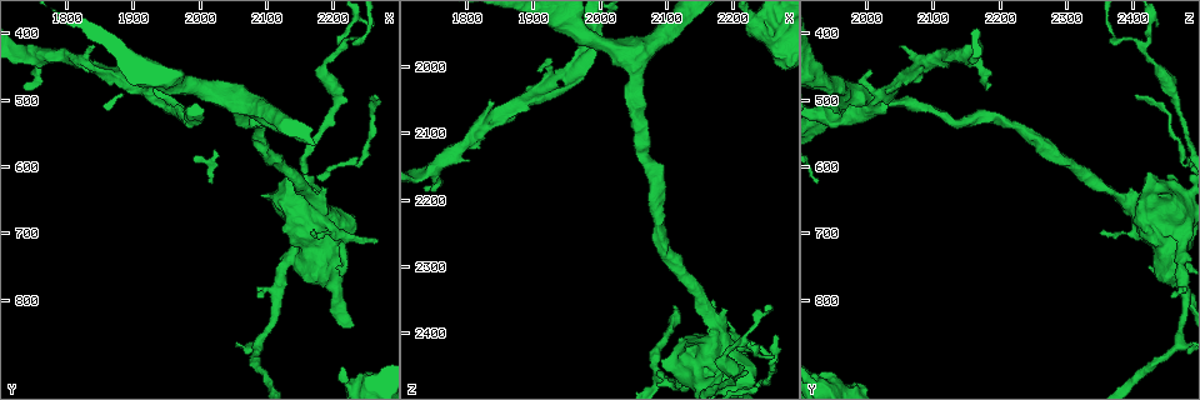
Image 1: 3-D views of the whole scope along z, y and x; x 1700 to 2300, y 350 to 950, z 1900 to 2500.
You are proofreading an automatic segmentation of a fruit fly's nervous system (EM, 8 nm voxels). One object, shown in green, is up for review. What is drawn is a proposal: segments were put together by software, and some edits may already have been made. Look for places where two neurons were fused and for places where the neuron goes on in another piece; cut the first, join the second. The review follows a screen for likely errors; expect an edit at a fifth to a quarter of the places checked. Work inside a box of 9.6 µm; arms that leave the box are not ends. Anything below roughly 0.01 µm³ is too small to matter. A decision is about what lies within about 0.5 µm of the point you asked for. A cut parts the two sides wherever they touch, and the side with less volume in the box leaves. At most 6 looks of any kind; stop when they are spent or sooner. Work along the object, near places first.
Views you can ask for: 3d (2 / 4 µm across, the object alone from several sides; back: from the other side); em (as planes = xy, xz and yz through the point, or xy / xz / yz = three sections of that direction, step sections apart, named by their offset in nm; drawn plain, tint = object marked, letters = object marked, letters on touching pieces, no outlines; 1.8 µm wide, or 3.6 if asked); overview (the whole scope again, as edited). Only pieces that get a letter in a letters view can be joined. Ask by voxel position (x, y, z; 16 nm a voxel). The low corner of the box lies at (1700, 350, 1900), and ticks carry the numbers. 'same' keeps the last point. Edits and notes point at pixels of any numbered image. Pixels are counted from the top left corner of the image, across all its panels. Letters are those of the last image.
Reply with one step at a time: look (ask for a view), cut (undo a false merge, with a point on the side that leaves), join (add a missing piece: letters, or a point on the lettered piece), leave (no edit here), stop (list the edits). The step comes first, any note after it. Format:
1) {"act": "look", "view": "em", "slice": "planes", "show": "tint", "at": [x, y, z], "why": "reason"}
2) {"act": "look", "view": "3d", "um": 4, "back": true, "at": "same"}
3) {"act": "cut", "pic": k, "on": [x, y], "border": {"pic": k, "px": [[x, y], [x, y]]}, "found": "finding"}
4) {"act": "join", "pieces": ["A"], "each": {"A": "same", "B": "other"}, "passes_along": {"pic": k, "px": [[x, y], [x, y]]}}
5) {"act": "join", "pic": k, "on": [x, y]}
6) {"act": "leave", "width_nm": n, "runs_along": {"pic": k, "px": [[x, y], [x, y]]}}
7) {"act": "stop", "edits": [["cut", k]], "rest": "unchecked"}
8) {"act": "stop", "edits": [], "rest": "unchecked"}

{"act": "look", "view": "em", "slice": "planes", "show": "letters", "at": [1900, 470, 2045], "why": "two arms in line, one across"}

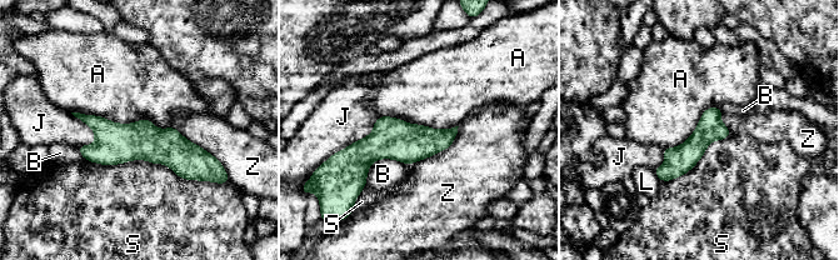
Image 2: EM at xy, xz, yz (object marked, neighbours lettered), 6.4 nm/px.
{"act": "leave", "longest_contact_nm": ["S", 800], "each": {"A": "other", "B": "other", "J": "other", "L": "other", "S": "other", "Z": "other"}, "runs_along": {"pic": 2, "px": [[81, 116], [203, 169]]}, "found": "all the same neuron"}

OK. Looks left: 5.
{"act": "look", "view": "3d", "um": 4, "at": [1740, 485, 2180], "why": "an open end"}

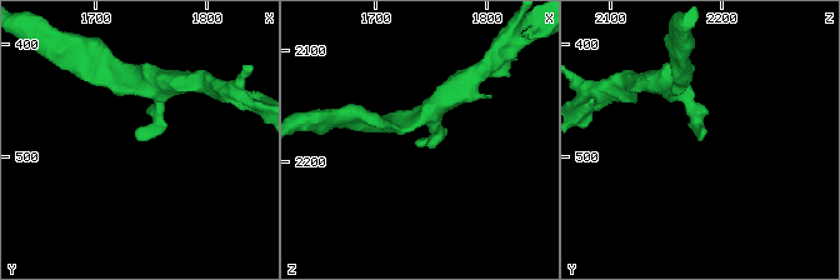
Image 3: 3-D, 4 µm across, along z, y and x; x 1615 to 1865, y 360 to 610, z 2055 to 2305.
{"act": "look", "view": "em", "slice": "planes", "show": "letters", "at": [1738, 482, 2182], "why": "shape alone is not enough"}

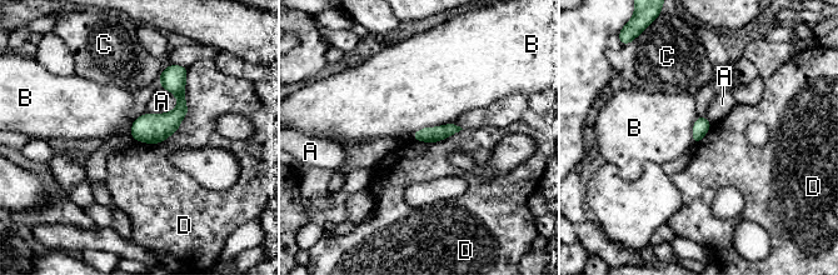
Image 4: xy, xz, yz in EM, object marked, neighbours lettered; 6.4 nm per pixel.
{"act": "leave", "each": {"A": "other", "B": "other", "C": "other", "D": "other"}, "runs_along": {"pic": 4, "px": [[178, 73], [180, 109], [136, 136]]}, "found": "no lettered piece goes on from it"}

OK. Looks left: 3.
{"act": "look", "view": "3d", "um": 4, "at": [2085, 800, 2460]}

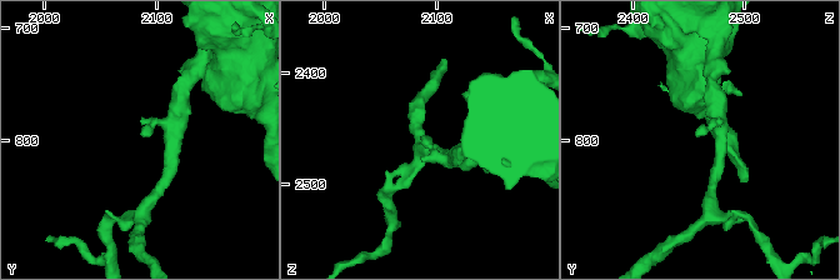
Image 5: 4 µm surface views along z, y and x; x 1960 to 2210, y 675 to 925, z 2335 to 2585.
{"act": "look", "view": "em", "slice": "planes", "show": "letters", "at": [2084, 796, 2460], "why": "shape alone is not enough"}

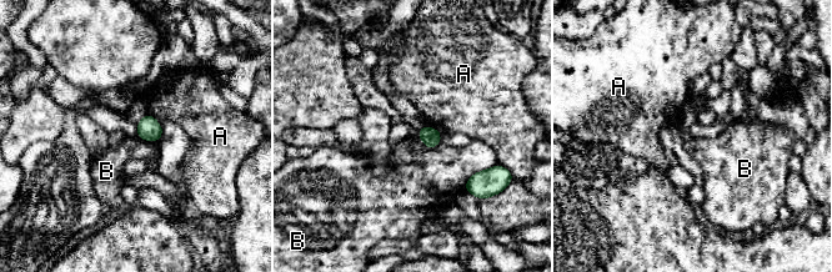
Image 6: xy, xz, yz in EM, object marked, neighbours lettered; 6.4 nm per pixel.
{"act": "leave", "each": {"A": "other", "B": "other"}, "border": {"pic": 6, "px": [[495, 165], [475, 172], [464, 190]]}, "found": "none of them fits"}

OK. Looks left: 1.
{"act": "stop", "edits": [], "rest": "unchecked"}

